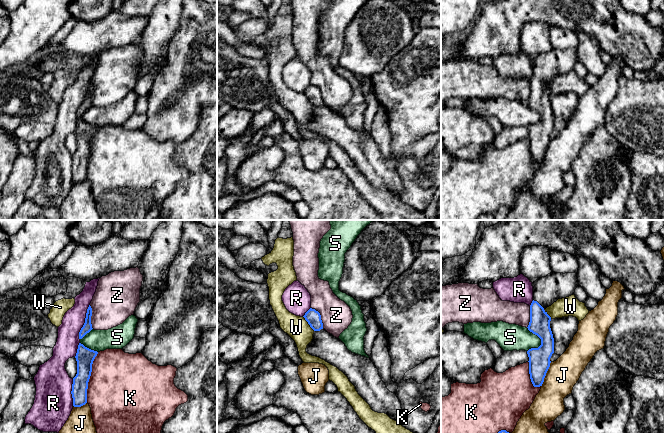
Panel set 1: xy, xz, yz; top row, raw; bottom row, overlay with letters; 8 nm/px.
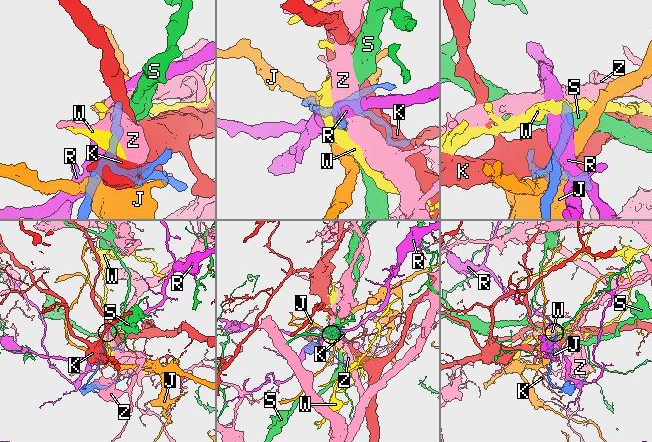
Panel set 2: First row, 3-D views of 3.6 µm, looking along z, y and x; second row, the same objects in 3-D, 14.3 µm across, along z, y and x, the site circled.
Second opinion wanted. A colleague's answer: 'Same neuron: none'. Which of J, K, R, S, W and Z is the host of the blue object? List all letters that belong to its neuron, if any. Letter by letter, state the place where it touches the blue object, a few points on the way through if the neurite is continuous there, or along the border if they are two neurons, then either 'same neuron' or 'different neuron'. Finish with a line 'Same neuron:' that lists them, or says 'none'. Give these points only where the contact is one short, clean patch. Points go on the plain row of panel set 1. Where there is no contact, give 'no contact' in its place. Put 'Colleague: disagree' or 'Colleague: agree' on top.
Colleague: agree
J: yz (545, 150) | different neuron
K: xy (89, 153) | different neuron
R: xy (85, 98) | different neuron
S: yz (541, 117) | along yz (527, 103), (540, 115), (537, 123), (531, 123), (527, 127) | different neuron
W: xz (308, 99) | along xz (302, 92), (314, 106) | different neuron
Z: xz (320, 93) | along xz (311, 83), (319, 89), (323, 104) | different neuron
Same neuron: none

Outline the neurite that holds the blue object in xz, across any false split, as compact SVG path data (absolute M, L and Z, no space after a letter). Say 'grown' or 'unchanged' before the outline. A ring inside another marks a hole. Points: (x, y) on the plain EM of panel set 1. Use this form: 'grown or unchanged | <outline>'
unchanged | M310 84L303 93L314 107L320 107L323 105L321 91L315 85Z

